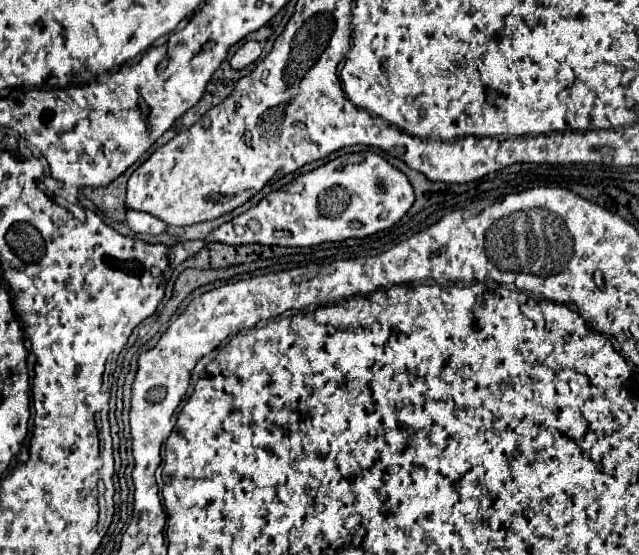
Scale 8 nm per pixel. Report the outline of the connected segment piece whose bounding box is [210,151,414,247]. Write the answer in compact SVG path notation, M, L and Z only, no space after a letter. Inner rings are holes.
M374 151L344 153L310 173L302 173L300 183L290 183L268 193L256 207L214 229L210 233L210 243L314 247L326 241L368 237L392 227L406 215L412 203L414 191L408 177L392 167L382 155ZM236 227L242 227L244 233L236 233ZM276 231L286 231L290 235L276 235Z

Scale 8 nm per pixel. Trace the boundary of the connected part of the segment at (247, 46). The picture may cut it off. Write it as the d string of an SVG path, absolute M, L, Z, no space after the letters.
M246 41L236 51L236 55L230 59L230 65L232 65L232 69L244 69L250 63L254 63L260 57L260 53L262 53L262 49L260 49L260 43L258 41Z

